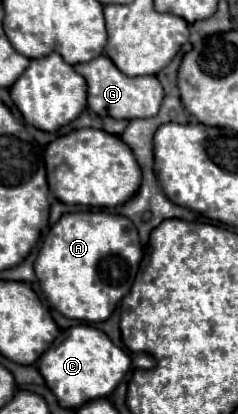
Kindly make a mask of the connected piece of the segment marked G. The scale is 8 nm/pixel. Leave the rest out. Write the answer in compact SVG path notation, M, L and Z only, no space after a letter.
M99 56L91 62L77 64L75 70L87 80L89 96L87 106L99 116L111 116L115 120L135 120L135 118L151 118L159 112L163 102L163 86L155 76L137 76L129 78L117 70L117 66L107 58Z

